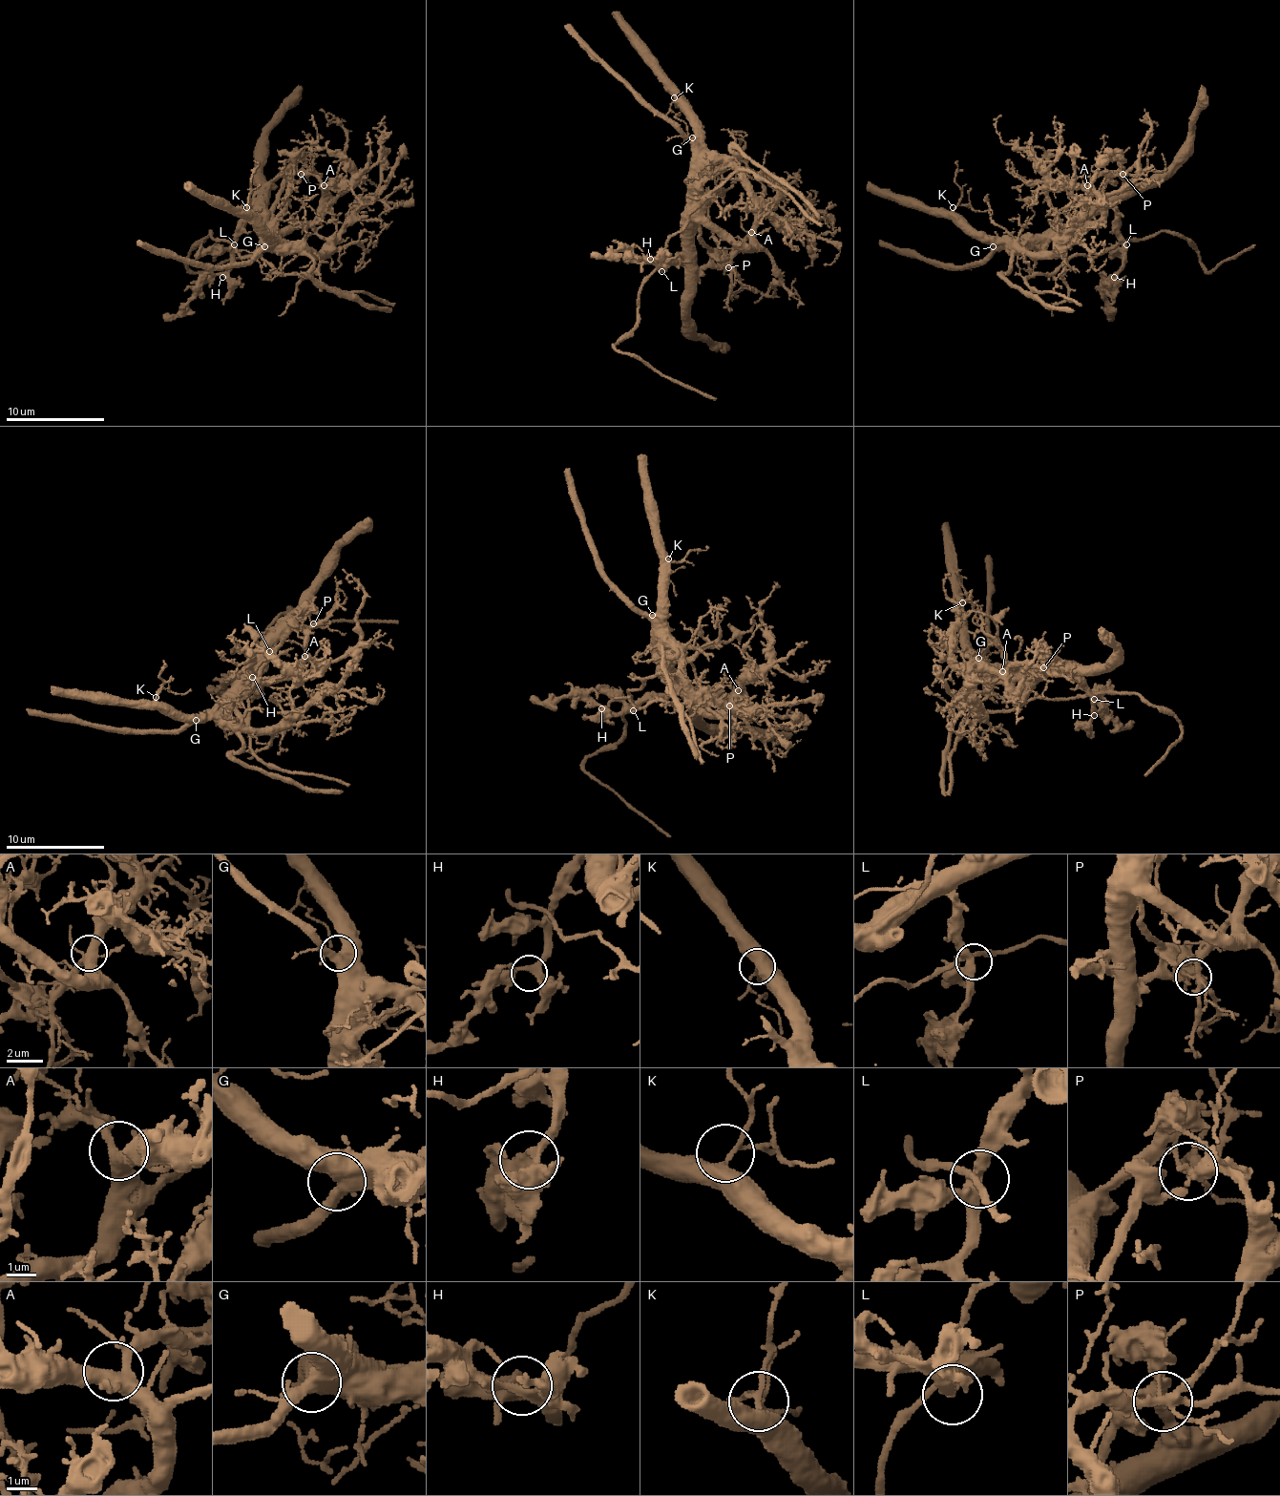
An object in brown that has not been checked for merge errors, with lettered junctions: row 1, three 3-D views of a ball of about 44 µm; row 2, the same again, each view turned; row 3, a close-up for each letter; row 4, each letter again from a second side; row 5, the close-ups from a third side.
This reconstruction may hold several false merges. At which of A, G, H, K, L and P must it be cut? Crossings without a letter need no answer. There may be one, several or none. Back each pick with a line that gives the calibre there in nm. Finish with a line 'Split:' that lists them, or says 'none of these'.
P: calibre 280 nm
Split: P

